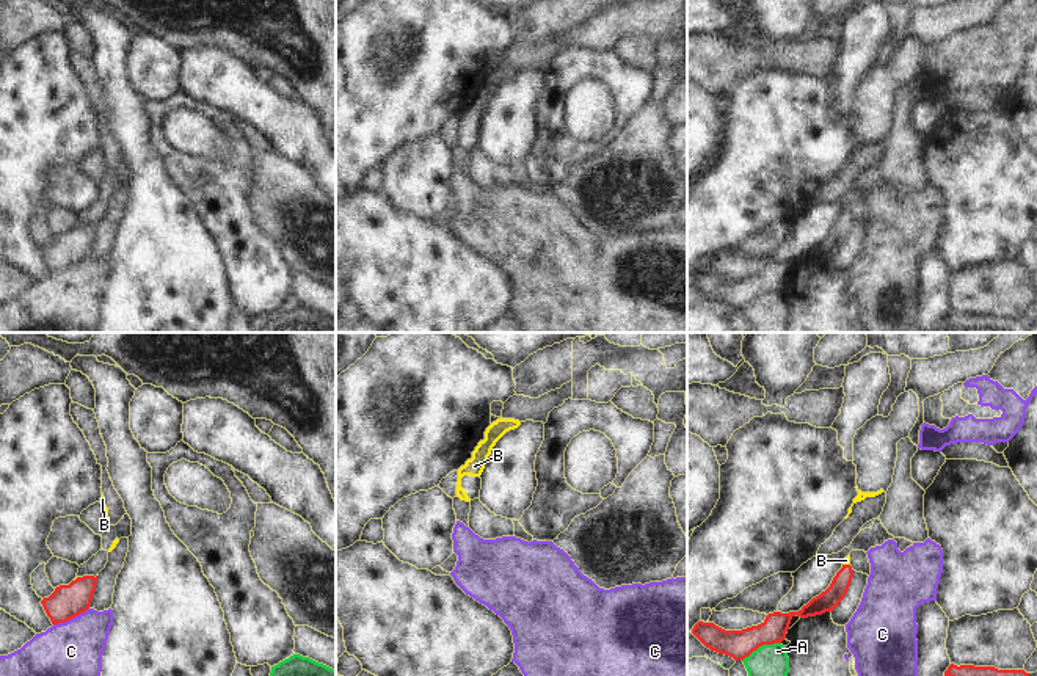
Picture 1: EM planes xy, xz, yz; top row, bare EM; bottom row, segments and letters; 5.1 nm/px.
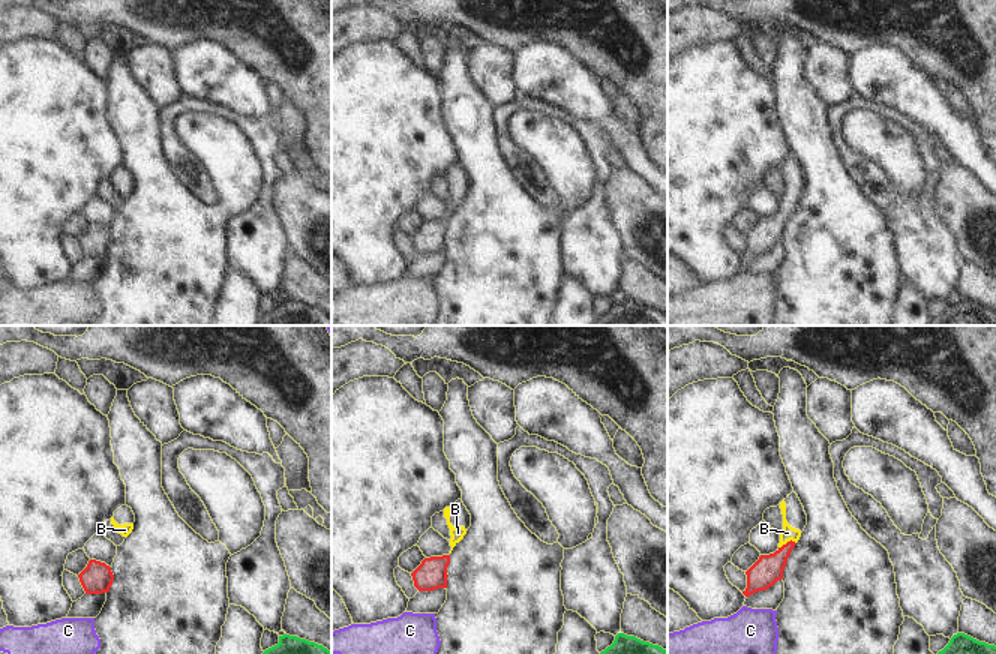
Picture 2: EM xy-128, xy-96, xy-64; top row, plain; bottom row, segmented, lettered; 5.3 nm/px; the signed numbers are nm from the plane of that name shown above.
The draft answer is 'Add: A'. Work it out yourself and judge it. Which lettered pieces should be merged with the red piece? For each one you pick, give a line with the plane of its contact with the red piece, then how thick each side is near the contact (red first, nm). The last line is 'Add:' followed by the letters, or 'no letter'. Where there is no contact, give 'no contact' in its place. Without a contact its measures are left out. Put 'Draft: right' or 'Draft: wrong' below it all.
B: contact in yz; calibres 110 and 40 nm
Add: B
Draft: wrong

